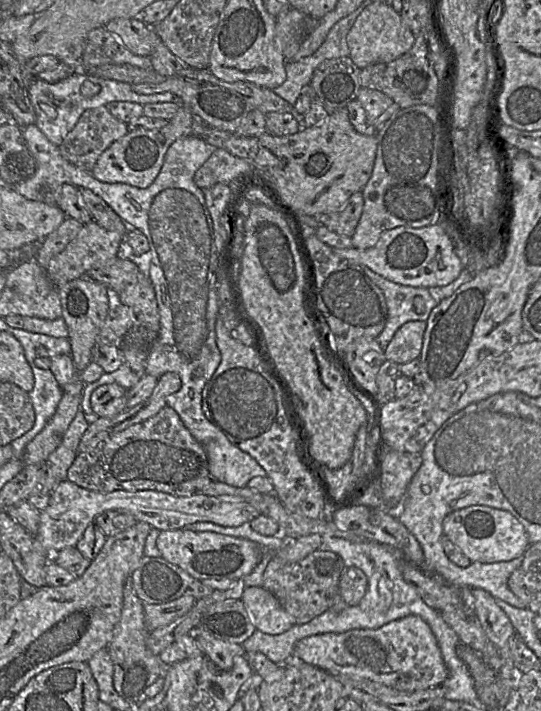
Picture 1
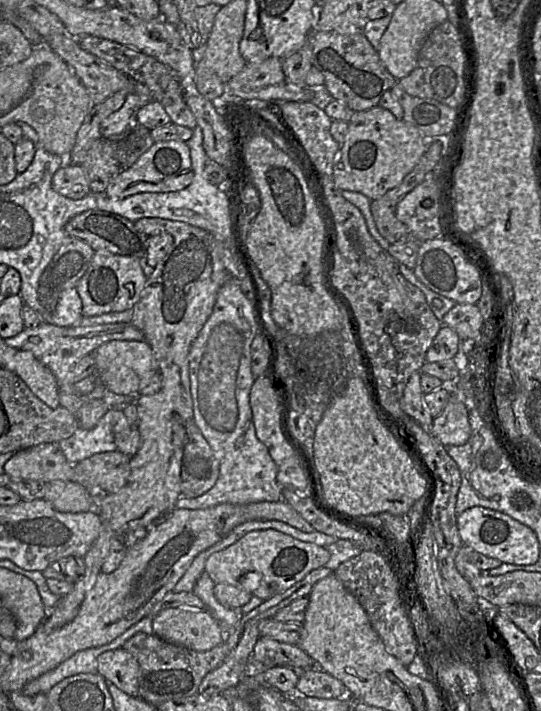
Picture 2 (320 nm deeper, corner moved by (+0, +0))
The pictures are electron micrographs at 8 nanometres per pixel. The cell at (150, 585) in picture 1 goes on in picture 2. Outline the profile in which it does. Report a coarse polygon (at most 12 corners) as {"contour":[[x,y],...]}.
{"contour":[[259,637],[253,659],[267,668],[318,668],[298,645]]}

